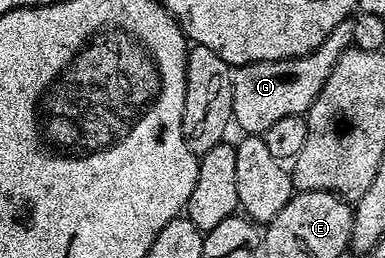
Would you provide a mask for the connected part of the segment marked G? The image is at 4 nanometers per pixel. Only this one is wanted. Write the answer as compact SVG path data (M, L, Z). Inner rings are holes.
M347 17L334 26L320 45L303 56L290 59L259 60L258 63L239 65L232 73L232 117L243 133L261 135L272 122L280 118L307 113L313 98L321 92L330 70L345 49L353 45L354 24Z

